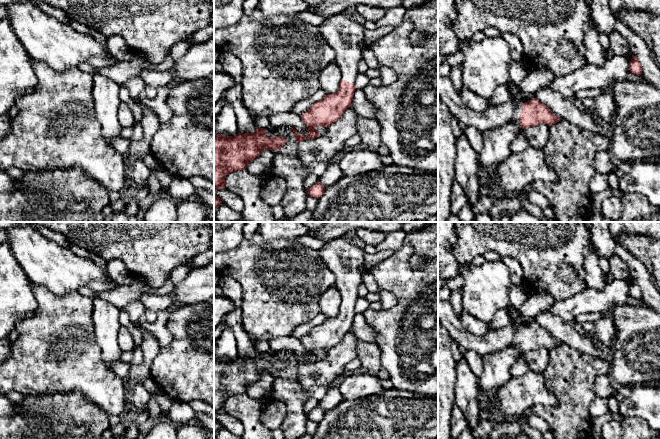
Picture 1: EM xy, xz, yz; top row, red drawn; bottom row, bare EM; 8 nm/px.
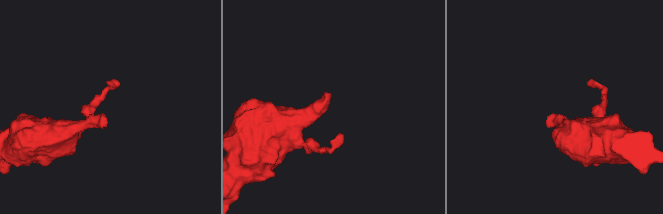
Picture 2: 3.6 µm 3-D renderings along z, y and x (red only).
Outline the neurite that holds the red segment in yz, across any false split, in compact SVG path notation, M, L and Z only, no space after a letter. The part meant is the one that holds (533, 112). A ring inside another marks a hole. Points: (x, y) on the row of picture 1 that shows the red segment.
M438 76L438 96L454 117L482 133L501 127L512 120L521 129L538 124L547 124L550 127L561 120L560 117L553 114L548 106L536 98L518 105L509 101L490 106L482 112L475 112L464 103L449 77Z

